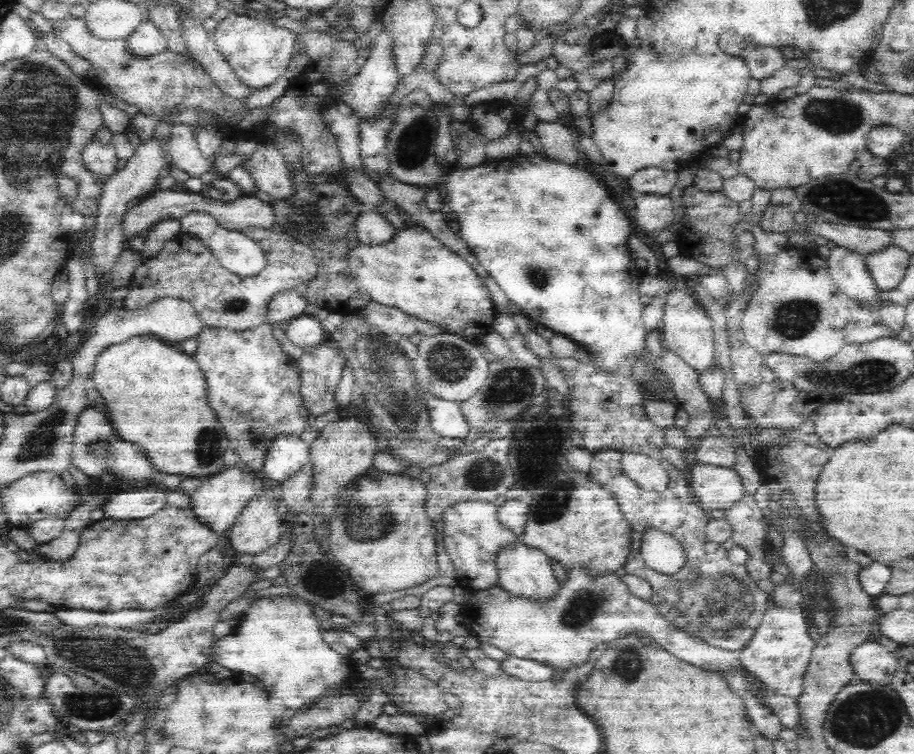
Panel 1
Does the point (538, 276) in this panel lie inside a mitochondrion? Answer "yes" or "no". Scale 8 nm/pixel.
yes

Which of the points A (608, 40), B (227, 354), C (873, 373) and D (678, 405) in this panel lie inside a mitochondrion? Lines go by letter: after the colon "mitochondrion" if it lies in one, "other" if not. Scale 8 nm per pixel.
A: other
B: other
C: mitochondrion
D: other

